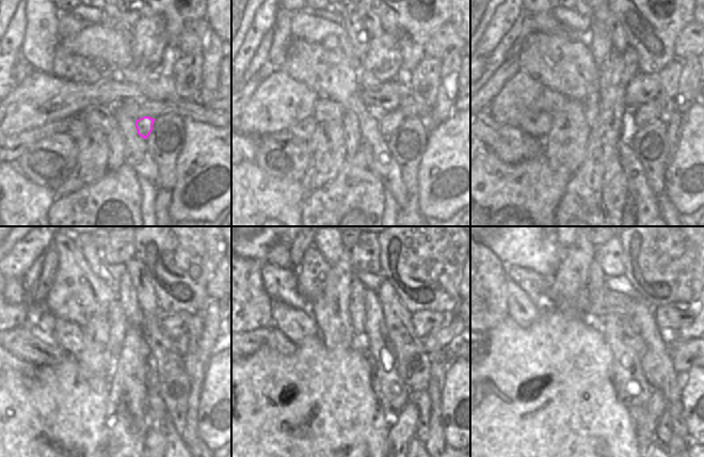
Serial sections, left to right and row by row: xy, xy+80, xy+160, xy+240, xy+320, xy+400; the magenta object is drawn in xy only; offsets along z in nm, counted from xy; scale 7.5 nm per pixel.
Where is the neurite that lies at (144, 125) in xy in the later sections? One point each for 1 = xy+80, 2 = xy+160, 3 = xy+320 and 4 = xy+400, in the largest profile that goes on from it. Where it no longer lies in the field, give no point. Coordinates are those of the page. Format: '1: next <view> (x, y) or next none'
1: next xy+80 (388, 122)
2: next xy+160 (649, 111)
3: next xy+320 (438, 339)
4: next xy+400 (686, 333)

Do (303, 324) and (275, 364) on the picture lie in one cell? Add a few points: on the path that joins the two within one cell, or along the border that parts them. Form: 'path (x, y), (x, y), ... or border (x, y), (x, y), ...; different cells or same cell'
border (318, 333), (306, 336), (298, 345); different cells

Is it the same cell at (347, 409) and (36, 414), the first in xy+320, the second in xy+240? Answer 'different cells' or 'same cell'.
same cell

